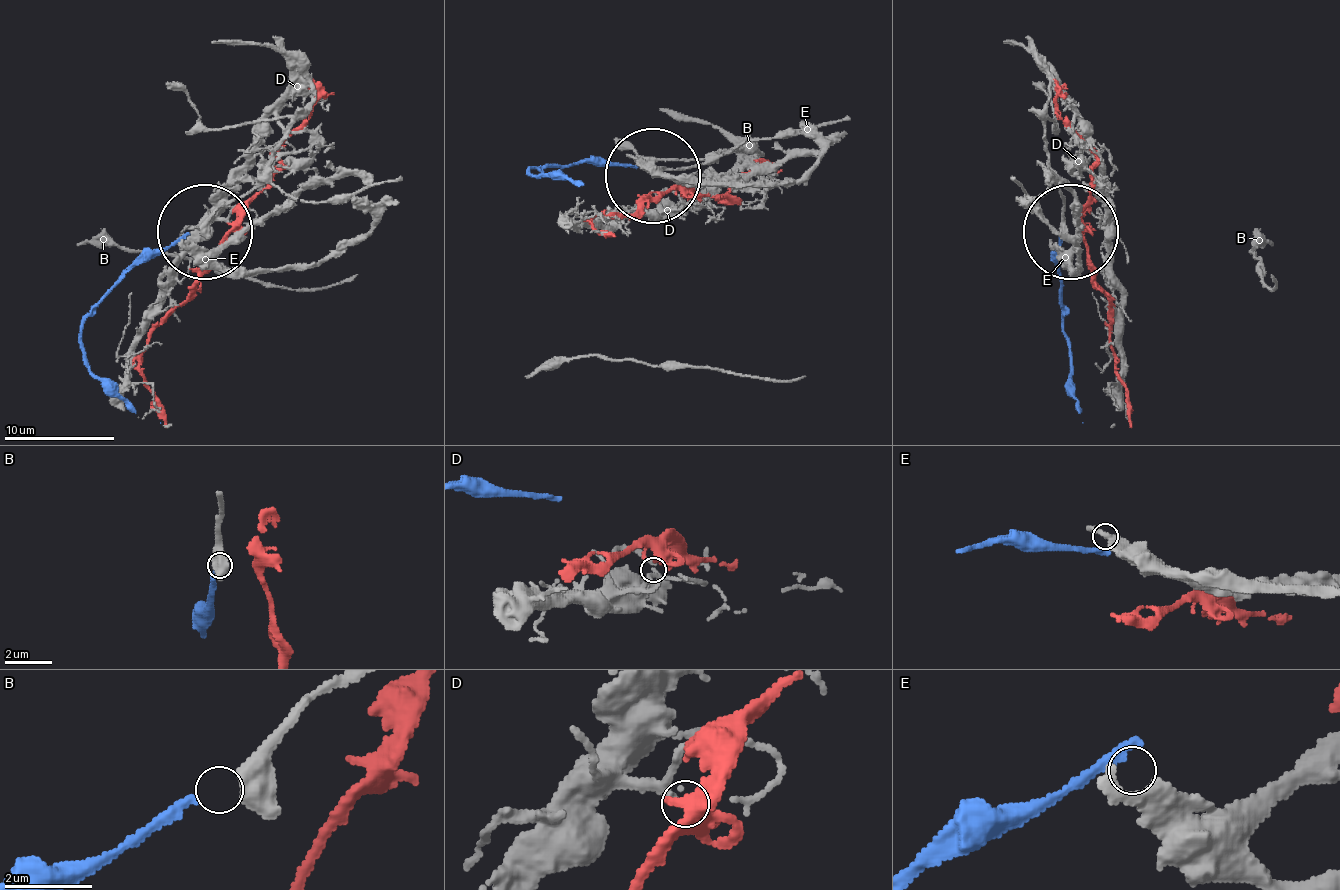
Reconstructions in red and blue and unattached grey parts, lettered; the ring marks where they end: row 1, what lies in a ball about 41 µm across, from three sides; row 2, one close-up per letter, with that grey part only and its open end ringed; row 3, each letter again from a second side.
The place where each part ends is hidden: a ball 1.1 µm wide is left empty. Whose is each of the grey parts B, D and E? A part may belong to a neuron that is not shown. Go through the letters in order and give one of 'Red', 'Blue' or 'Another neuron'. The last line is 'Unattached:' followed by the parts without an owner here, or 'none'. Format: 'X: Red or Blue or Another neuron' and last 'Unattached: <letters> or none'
B: Blue
D: Another neuron
E: Another neuron
Unattached: D, E

